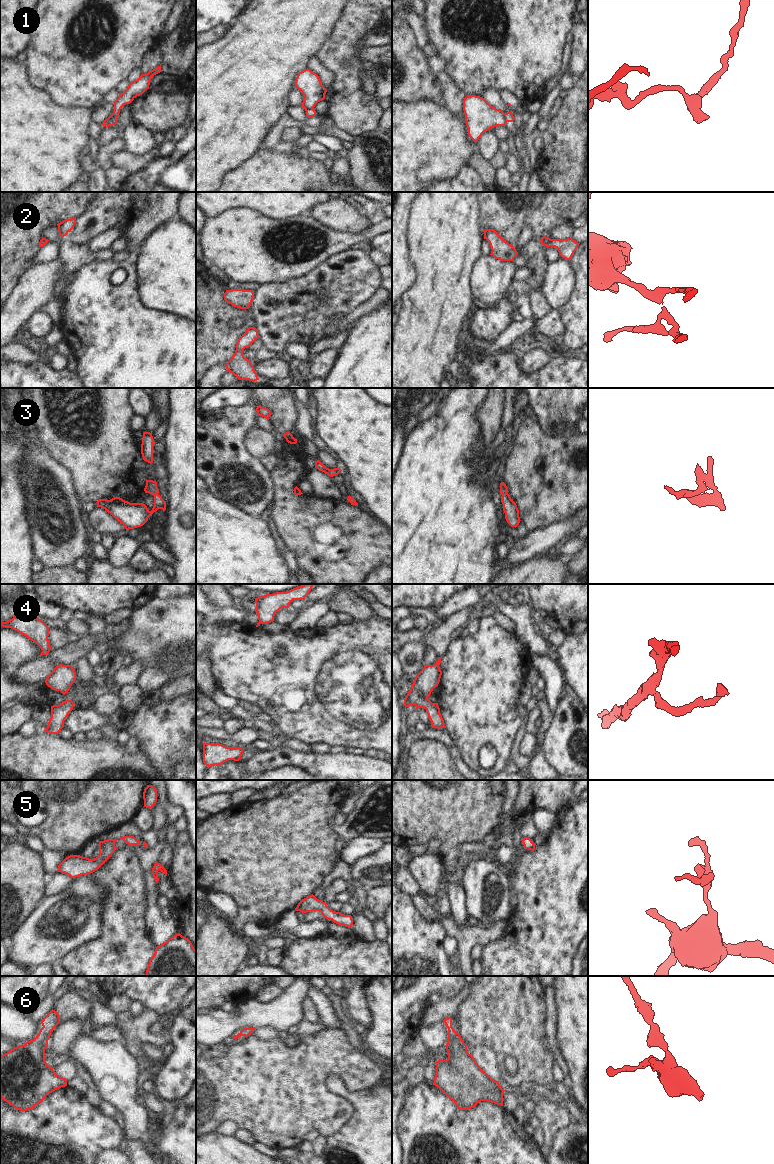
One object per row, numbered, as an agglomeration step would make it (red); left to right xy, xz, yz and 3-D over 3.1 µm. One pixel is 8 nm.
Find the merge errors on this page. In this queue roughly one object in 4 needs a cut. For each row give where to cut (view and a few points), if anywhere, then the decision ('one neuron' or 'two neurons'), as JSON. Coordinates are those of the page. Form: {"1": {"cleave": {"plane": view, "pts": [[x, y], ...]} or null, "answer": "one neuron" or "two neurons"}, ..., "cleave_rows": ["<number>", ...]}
{"1": {"cleave": {"plane": "xy", "pts": [[116, 119], [113, 119], [109, 125]]}, "answer": "two neurons"}, "2": {"cleave": null, "answer": "one neuron"}, "3": {"cleave": null, "answer": "one neuron"}, "4": {"cleave": null, "answer": "one neuron"}, "5": {"cleave": null, "answer": "one neuron"}, "6": {"cleave": null, "answer": "one neuron"}, "cleave_rows": ["1"]}

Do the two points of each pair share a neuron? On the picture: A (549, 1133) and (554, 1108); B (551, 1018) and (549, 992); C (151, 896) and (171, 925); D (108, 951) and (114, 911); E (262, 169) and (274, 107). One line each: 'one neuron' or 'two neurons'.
A: one neuron
B: one neuron
C: one neuron
D: one neuron
E: two neurons

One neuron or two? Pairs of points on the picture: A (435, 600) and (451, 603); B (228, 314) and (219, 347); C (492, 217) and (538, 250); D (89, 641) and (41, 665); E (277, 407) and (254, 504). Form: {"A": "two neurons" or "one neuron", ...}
{"A": "two neurons", "B": "one neuron", "C": "one neuron", "D": "one neuron", "E": "two neurons"}

